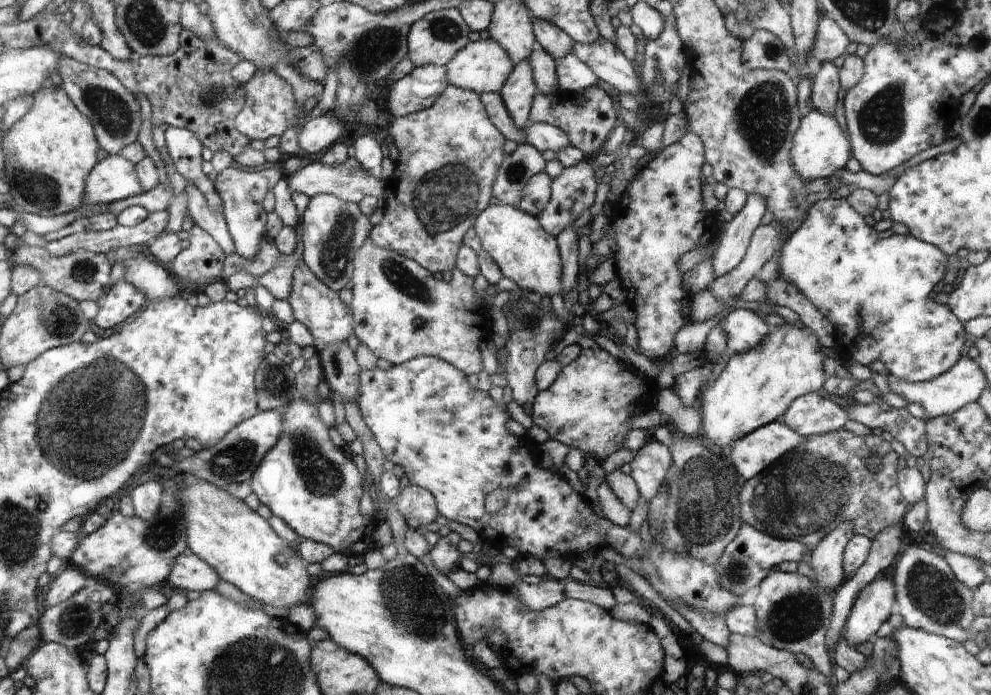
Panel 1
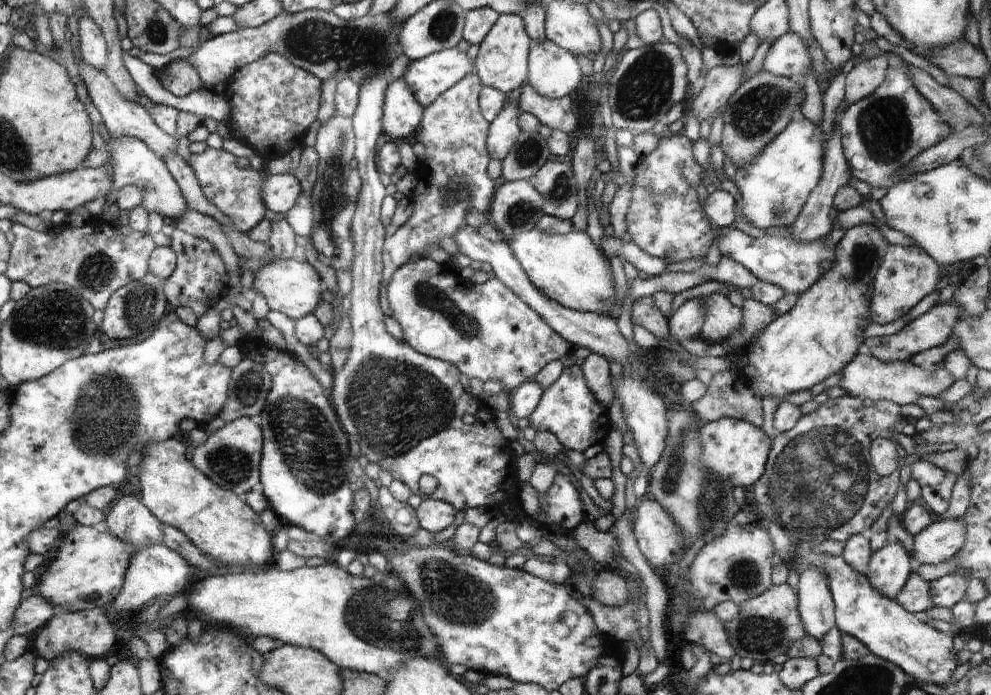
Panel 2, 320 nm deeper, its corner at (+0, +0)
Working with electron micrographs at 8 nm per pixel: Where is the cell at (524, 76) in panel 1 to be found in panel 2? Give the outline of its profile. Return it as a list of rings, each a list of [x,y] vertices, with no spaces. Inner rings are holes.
[[[511,103],[502,109],[496,120],[490,123],[488,149],[492,158],[504,161],[512,152],[521,129],[517,125],[517,114],[520,112],[516,104]]]

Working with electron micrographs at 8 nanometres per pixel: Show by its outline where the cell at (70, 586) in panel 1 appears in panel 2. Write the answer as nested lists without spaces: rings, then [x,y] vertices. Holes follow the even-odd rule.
[[[29,595],[13,614],[10,630],[13,635],[30,636],[40,630],[54,616],[55,610],[47,600],[38,595]]]

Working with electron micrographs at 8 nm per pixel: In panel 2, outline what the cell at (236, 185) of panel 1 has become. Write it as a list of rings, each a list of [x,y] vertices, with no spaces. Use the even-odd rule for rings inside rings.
[[[210,147],[200,154],[192,154],[188,164],[194,170],[204,196],[228,216],[236,230],[246,233],[269,215],[261,197],[261,186],[268,174],[261,165],[255,163],[249,168],[240,169],[232,153],[223,148],[216,150]]]

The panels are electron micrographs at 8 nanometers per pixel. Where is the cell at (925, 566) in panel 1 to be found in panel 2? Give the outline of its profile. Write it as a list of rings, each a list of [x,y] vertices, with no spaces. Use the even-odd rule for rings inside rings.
[[[911,573],[902,590],[898,591],[896,602],[907,612],[916,614],[930,609],[930,584],[916,573]]]

